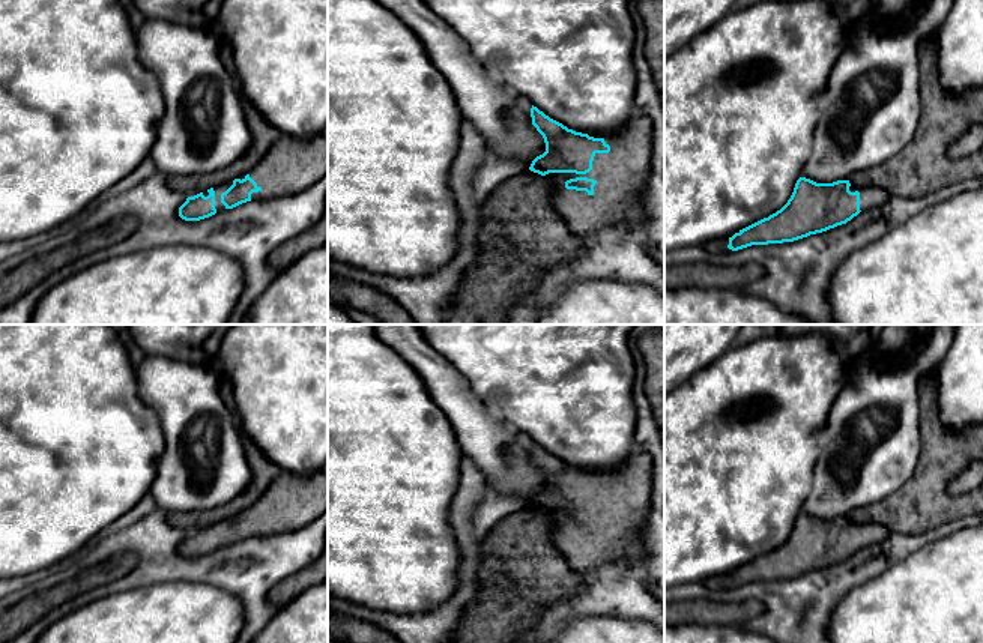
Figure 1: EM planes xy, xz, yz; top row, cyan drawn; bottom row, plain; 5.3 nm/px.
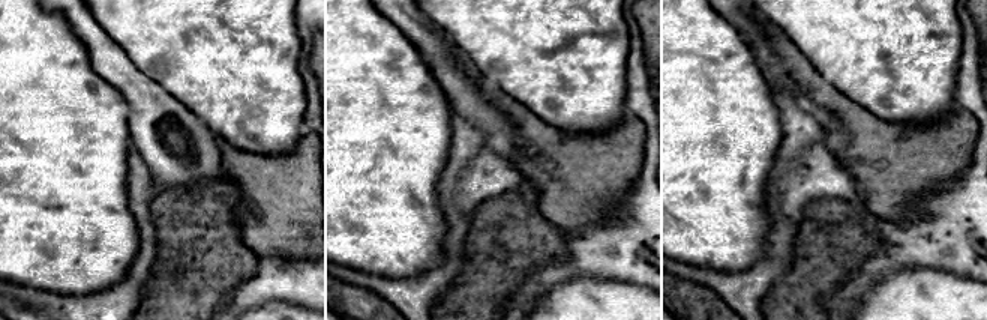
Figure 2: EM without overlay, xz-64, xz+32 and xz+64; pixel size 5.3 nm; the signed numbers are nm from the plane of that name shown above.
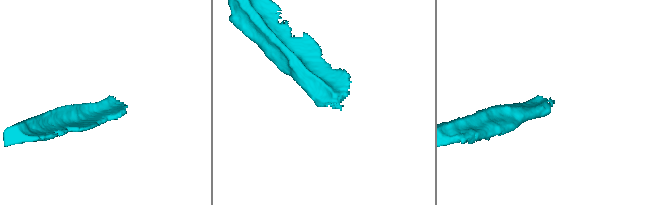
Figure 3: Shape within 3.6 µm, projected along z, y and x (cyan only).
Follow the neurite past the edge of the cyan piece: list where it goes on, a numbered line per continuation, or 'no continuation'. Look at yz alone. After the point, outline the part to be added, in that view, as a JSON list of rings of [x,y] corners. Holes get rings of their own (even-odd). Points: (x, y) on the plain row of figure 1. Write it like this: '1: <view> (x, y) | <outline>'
1: yz (871, 534) | [[[851,520],[849,527],[860,529],[860,547],[861,548],[873,545],[873,544],[881,544],[890,535],[890,530],[885,526],[878,524],[878,523],[858,524]]]

